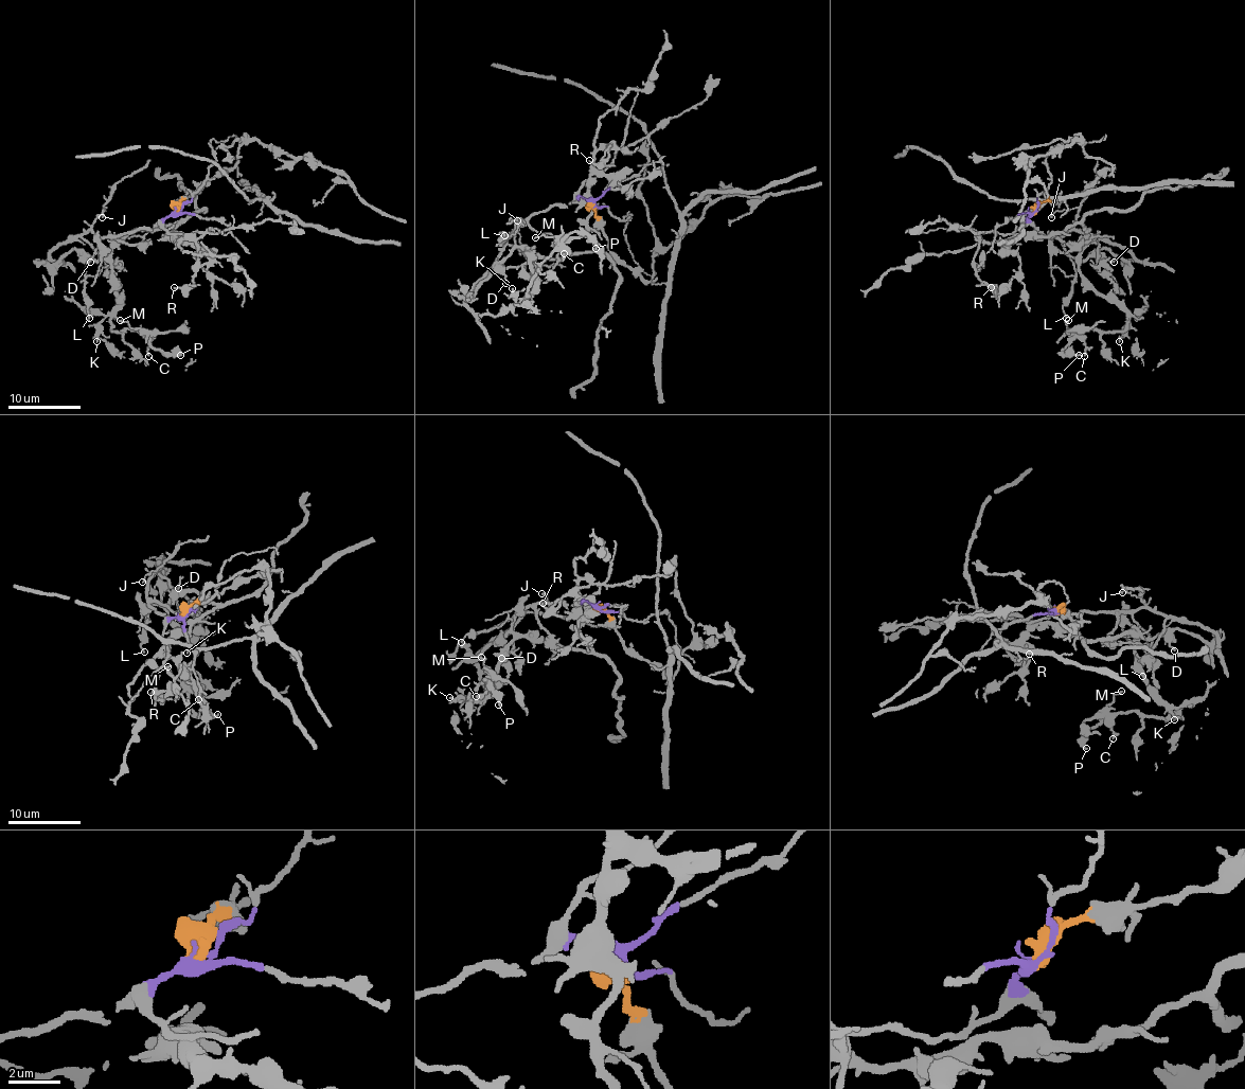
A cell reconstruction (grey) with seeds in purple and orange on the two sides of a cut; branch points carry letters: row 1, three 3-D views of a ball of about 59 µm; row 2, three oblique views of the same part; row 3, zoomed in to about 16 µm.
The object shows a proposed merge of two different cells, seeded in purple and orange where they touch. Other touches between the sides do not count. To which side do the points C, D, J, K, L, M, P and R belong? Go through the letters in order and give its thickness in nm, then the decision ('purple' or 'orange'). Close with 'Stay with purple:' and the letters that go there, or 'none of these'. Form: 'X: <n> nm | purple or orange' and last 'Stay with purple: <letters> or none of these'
C: 200 nm | purple
D: 180 nm | purple
J: 120 nm | purple
K: 160 nm | purple
L: 130 nm | purple
M: 140 nm | purple
P: 200 nm | purple
R: 160 nm | purple
Stay with purple: C, D, J, K, L, M, P, R

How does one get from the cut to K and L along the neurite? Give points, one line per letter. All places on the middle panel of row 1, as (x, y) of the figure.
K: (594, 203), (579, 194), (584, 183), (594, 249), (561, 257), (526, 249), (533, 288), (517, 298), (511, 288)
L: (594, 203), (579, 194), (584, 183), (594, 249), (531, 257), (511, 237), (500, 245), (504, 236)

